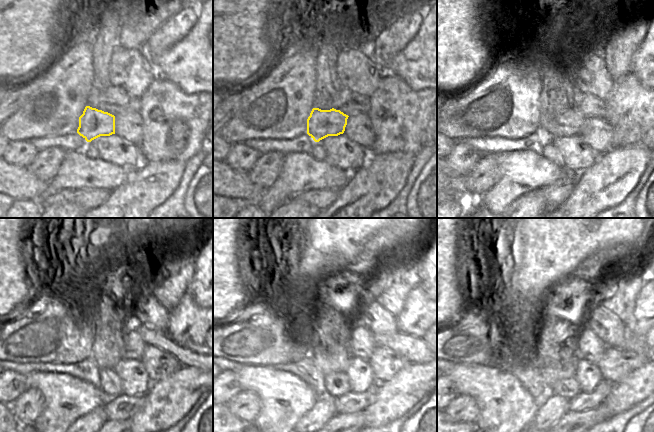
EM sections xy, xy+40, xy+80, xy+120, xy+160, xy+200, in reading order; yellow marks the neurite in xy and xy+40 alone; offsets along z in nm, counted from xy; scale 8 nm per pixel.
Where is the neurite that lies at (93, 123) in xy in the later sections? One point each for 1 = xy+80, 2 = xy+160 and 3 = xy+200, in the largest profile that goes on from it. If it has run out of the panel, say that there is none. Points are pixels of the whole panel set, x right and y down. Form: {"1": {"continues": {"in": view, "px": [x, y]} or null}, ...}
{"1": {"continues": {"in": "xy+80", "px": [570, 122]}}, "2": {"continues": {"in": "xy+160", "px": [361, 344]}}, "3": {"continues": {"in": "xy+200", "px": [591, 347]}}}

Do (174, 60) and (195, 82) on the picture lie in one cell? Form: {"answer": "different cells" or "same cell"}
{"answer": "same cell"}

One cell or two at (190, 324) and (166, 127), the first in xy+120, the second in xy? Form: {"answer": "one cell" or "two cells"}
{"answer": "one cell"}

